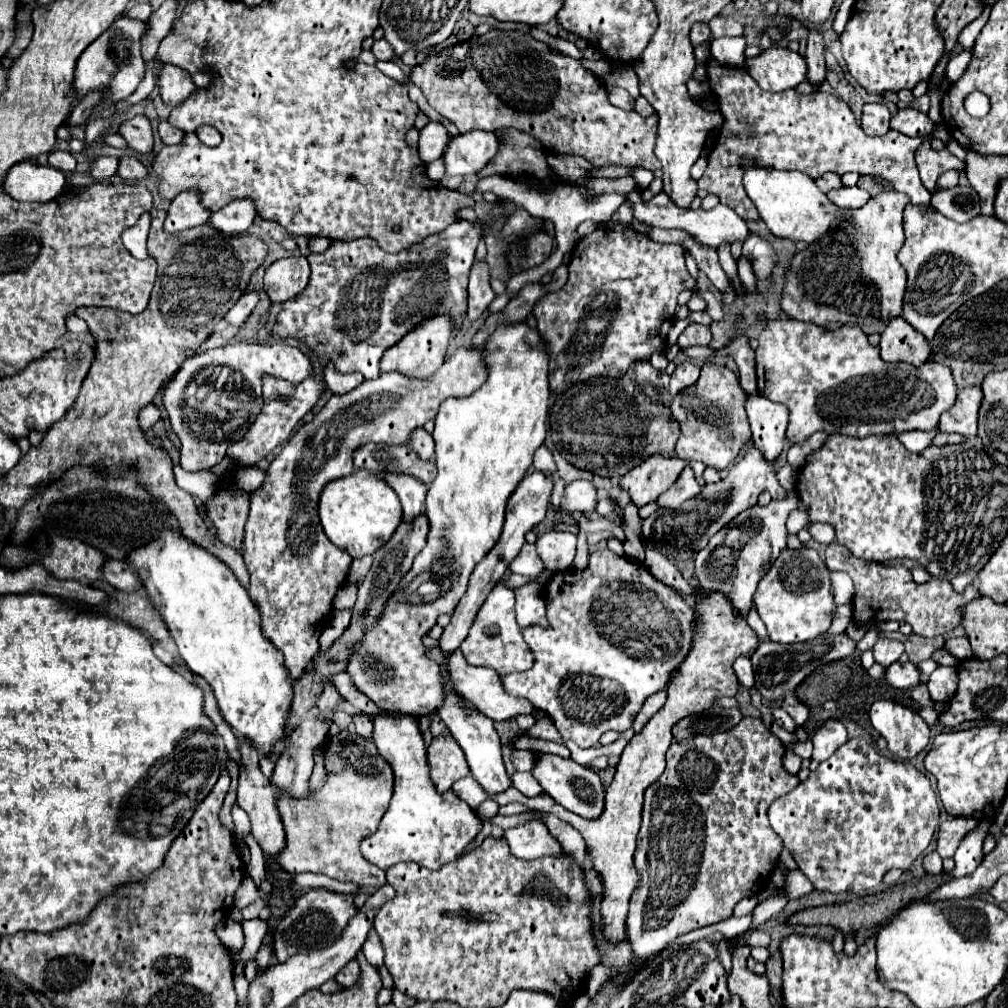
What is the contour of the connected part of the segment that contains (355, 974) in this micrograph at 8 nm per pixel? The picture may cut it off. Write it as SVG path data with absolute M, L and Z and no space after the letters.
M353 961L349 965L345 965L345 969L341 969L341 973L335 977L343 987L353 987L359 983L359 977L361 977L361 969L359 969L359 963Z

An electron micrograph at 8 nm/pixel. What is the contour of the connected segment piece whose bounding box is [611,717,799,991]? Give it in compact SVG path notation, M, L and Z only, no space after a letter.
M743 717L739 725L725 733L695 735L685 741L675 741L669 747L663 775L645 791L643 823L635 851L639 883L631 897L627 917L633 969L611 979L611 985L617 991L629 985L635 973L639 973L649 959L659 955L679 935L729 919L733 907L741 899L757 897L763 891L771 873L777 869L783 851L781 839L773 833L767 821L767 809L775 799L787 795L799 783L797 775L789 775L783 769L783 755L783 743L761 723L759 717Z

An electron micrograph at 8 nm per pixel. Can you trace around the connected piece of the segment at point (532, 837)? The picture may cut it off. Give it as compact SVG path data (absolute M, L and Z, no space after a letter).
M529 821L521 827L507 829L505 839L511 847L511 853L519 859L537 859L539 855L565 857L561 845L551 837L549 829L541 821Z

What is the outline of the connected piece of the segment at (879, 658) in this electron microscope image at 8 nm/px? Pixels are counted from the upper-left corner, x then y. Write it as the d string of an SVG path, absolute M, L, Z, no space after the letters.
M877 639L873 645L873 657L881 667L889 667L893 661L897 661L903 653L903 643L895 639Z

